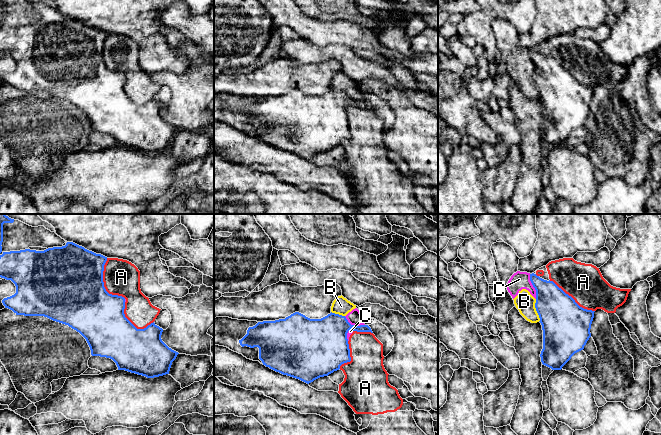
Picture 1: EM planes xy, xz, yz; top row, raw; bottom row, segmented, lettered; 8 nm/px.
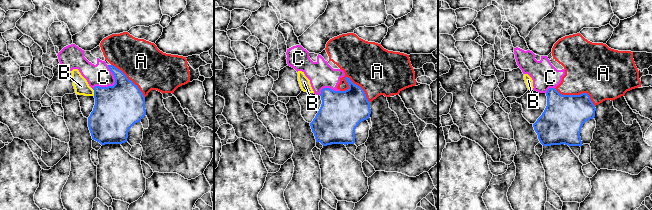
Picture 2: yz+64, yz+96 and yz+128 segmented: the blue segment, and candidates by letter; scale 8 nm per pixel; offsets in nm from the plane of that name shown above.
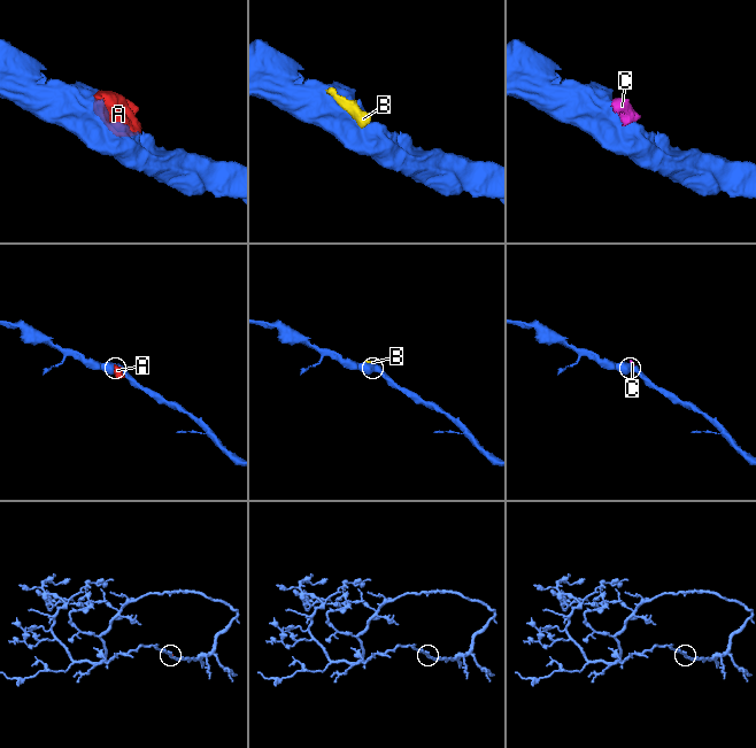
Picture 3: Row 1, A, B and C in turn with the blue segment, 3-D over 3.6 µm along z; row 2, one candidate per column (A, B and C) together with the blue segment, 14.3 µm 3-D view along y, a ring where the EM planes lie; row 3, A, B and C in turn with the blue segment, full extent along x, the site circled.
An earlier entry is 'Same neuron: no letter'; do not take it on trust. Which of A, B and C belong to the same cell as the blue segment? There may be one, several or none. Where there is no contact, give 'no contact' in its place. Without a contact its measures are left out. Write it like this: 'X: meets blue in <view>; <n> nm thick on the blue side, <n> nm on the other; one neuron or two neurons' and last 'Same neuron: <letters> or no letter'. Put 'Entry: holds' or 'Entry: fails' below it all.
A: meets blue in xy; 500 nm thick on the blue side, 280 nm on the other; two neurons
B: meets blue in yz; 360 nm thick on the blue side, 160 nm on the other; two neurons
C: meets blue in yz; 300 nm thick on the blue side, 140 nm on the other; two neurons
Same neuron: no letter
Entry: holds

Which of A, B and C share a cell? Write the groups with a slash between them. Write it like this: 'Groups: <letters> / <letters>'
Groups: A B C

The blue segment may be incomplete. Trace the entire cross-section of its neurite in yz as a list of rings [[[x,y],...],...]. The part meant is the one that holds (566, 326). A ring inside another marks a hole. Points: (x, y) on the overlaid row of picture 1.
[[[534,273],[530,274],[530,281],[536,290],[535,308],[543,330],[541,362],[552,370],[561,370],[575,353],[584,349],[591,337],[590,329],[595,311],[580,307],[553,281],[544,280]]]

